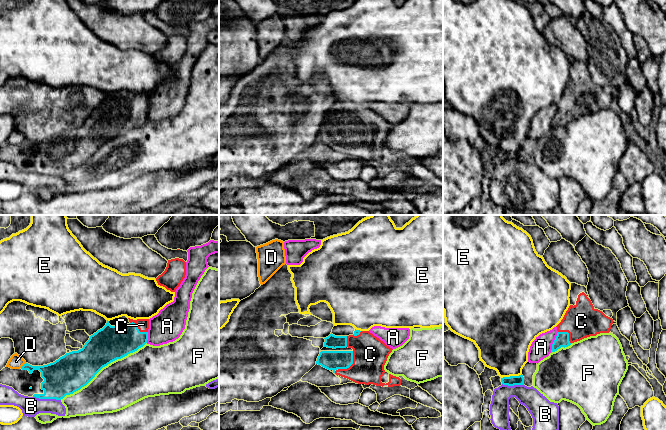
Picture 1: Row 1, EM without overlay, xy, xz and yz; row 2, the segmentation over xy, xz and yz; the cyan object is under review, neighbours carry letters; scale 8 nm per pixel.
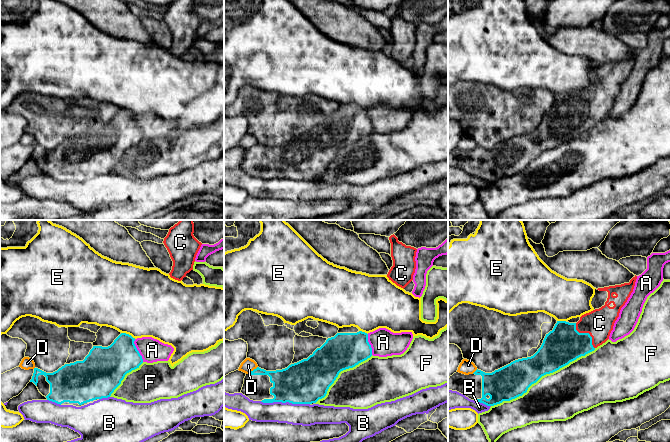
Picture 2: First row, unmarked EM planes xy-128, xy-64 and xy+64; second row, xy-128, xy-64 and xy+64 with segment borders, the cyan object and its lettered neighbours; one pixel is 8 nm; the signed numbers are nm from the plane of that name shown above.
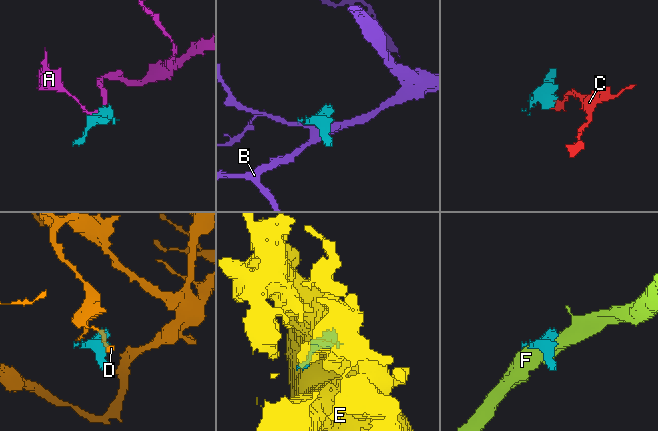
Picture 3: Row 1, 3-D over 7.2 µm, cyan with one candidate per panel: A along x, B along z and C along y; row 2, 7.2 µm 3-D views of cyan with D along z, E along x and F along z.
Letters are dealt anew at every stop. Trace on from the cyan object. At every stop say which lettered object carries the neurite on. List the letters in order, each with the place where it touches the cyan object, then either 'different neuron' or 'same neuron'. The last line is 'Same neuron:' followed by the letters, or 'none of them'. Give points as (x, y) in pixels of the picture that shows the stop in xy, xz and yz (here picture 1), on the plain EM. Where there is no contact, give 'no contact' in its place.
A: yz (553, 118) | different neuron
B: xy (47, 174) | different neuron
C: xz (351, 140) | same neuron
D: xy (24, 140) | different neuron
E: yz (511, 152) | different neuron
F: xy (103, 142) | different neuron
Same neuron: C

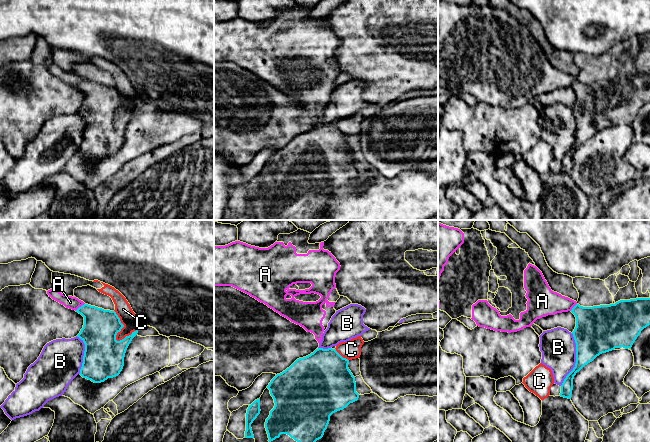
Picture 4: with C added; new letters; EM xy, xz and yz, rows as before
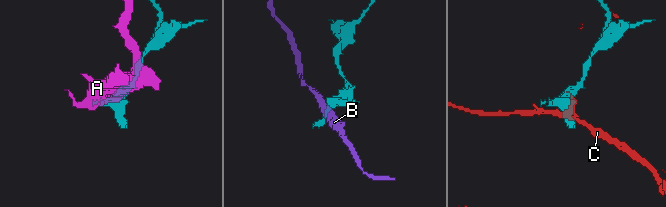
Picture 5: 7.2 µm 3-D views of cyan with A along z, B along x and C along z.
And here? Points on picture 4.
A: xy (79, 83) | different neuron
B: yz (576, 135) | different neuron
C: xy (123, 102) | different neuron
Same neuron: none of them

